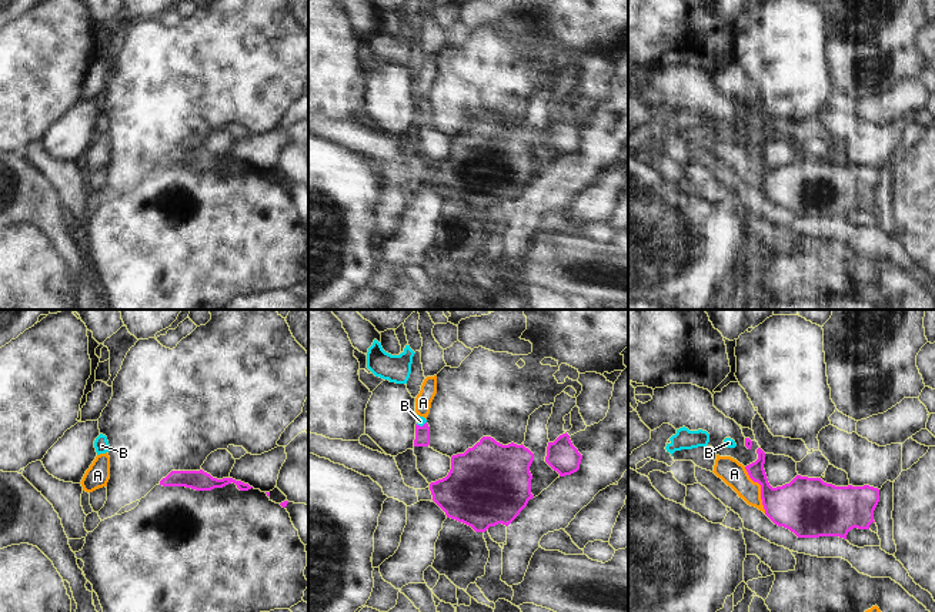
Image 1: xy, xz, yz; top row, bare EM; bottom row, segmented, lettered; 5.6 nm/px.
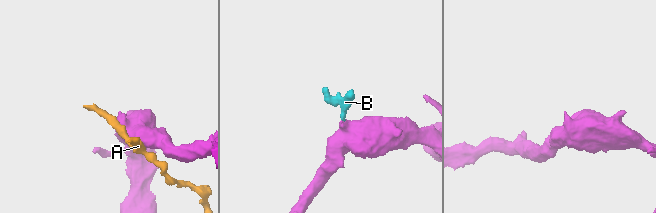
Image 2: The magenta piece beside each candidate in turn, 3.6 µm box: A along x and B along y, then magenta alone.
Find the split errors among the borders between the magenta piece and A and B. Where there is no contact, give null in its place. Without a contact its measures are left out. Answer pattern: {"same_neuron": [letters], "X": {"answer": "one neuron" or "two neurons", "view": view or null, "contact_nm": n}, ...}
{"same_neuron": ["B"], "A": {"answer": "two neurons", "view": "yz", "contact_nm": 300}, "B": {"answer": "one neuron", "view": "xz", "contact_nm": 70}}

